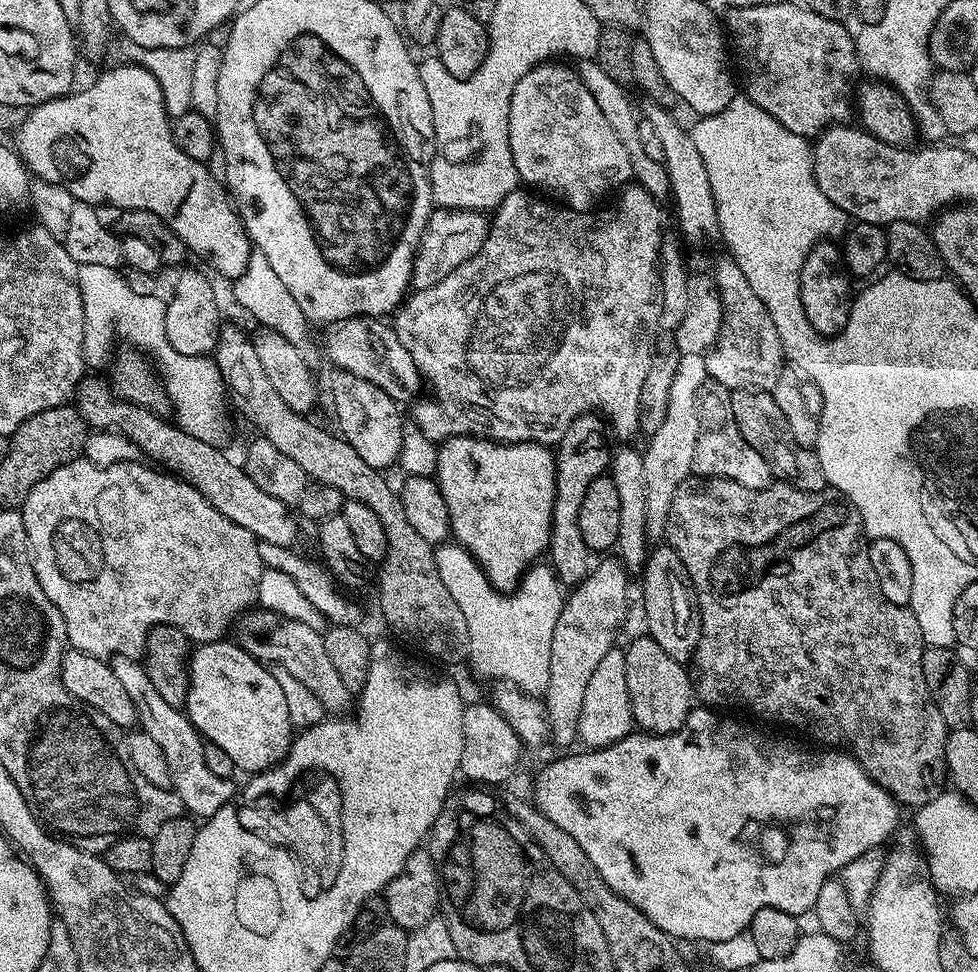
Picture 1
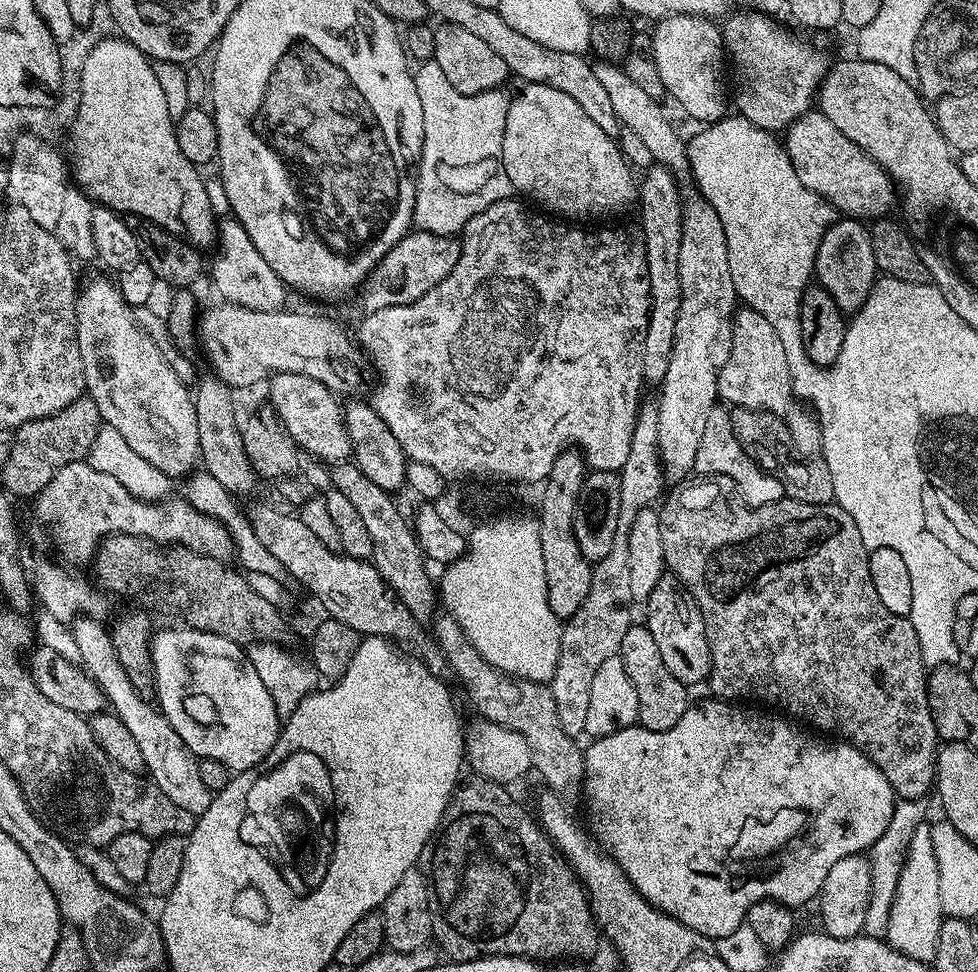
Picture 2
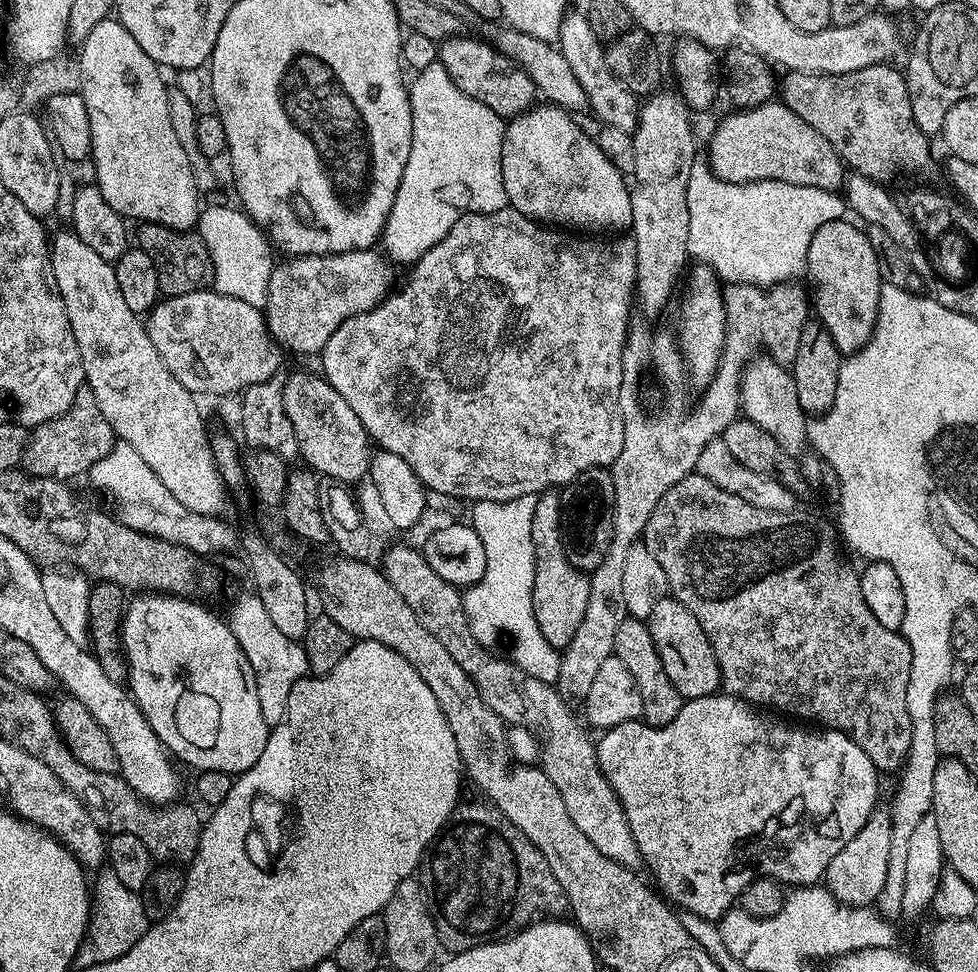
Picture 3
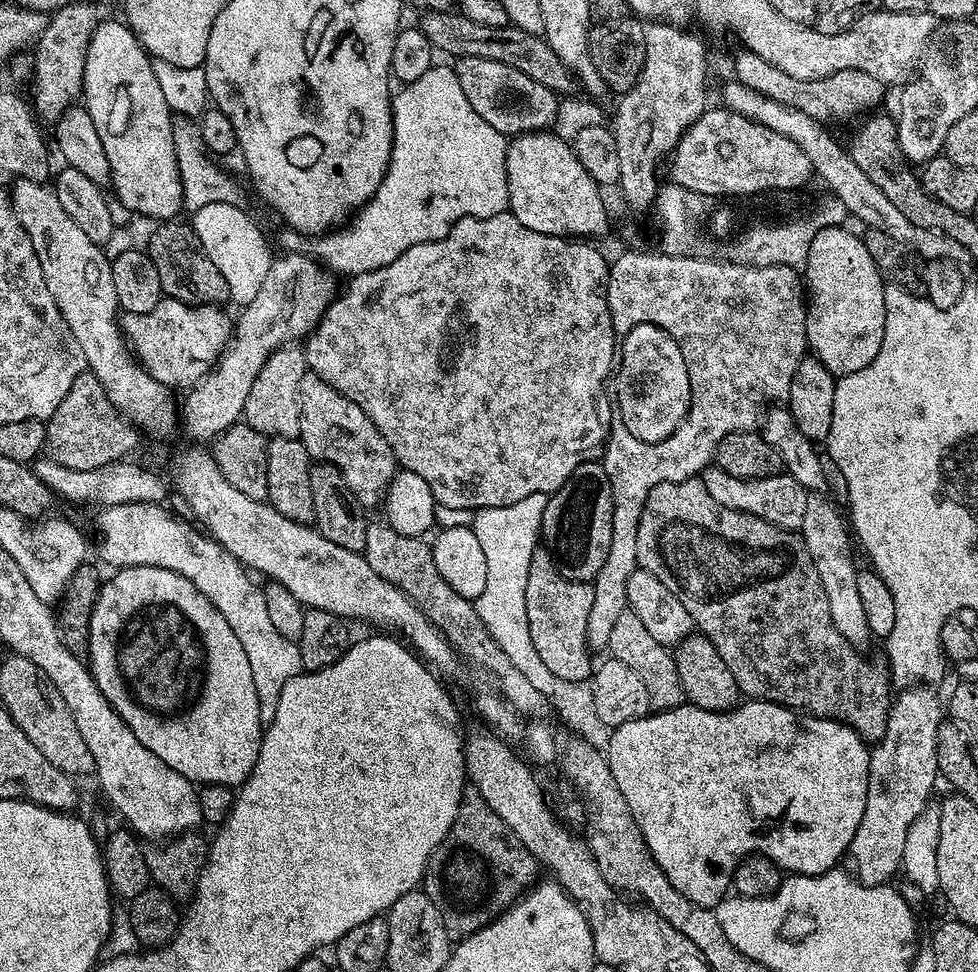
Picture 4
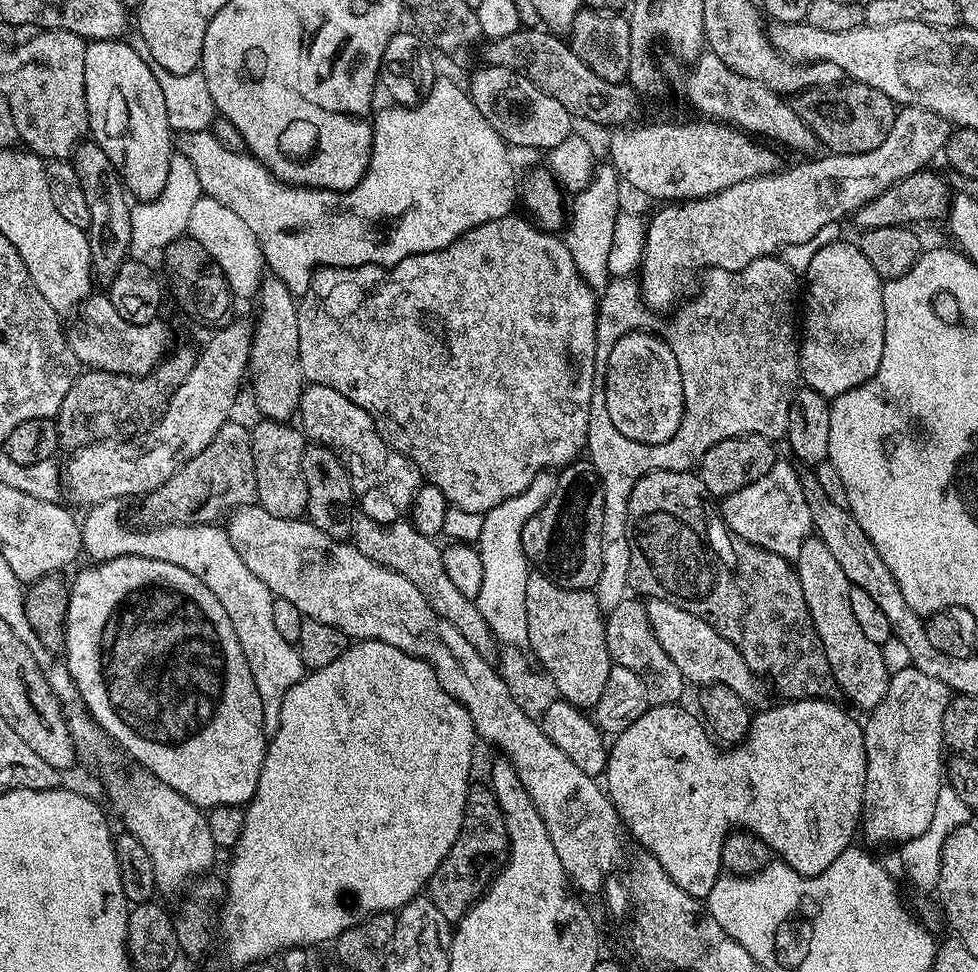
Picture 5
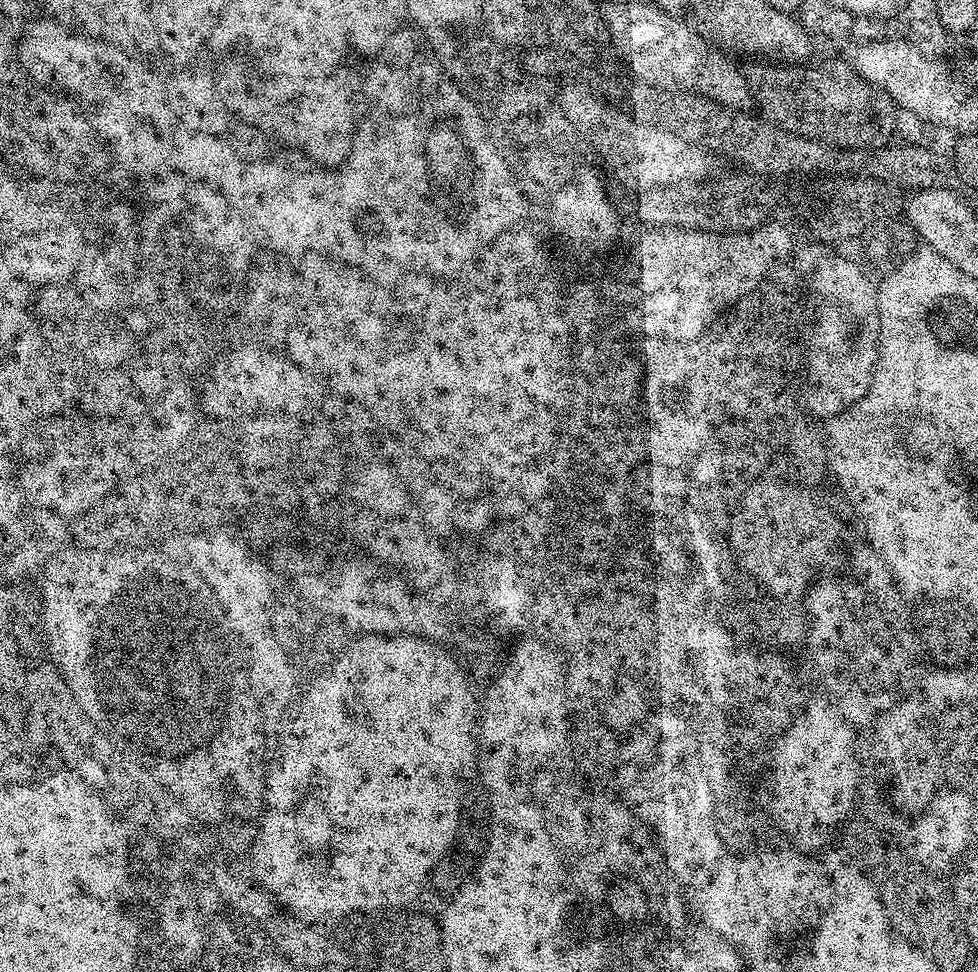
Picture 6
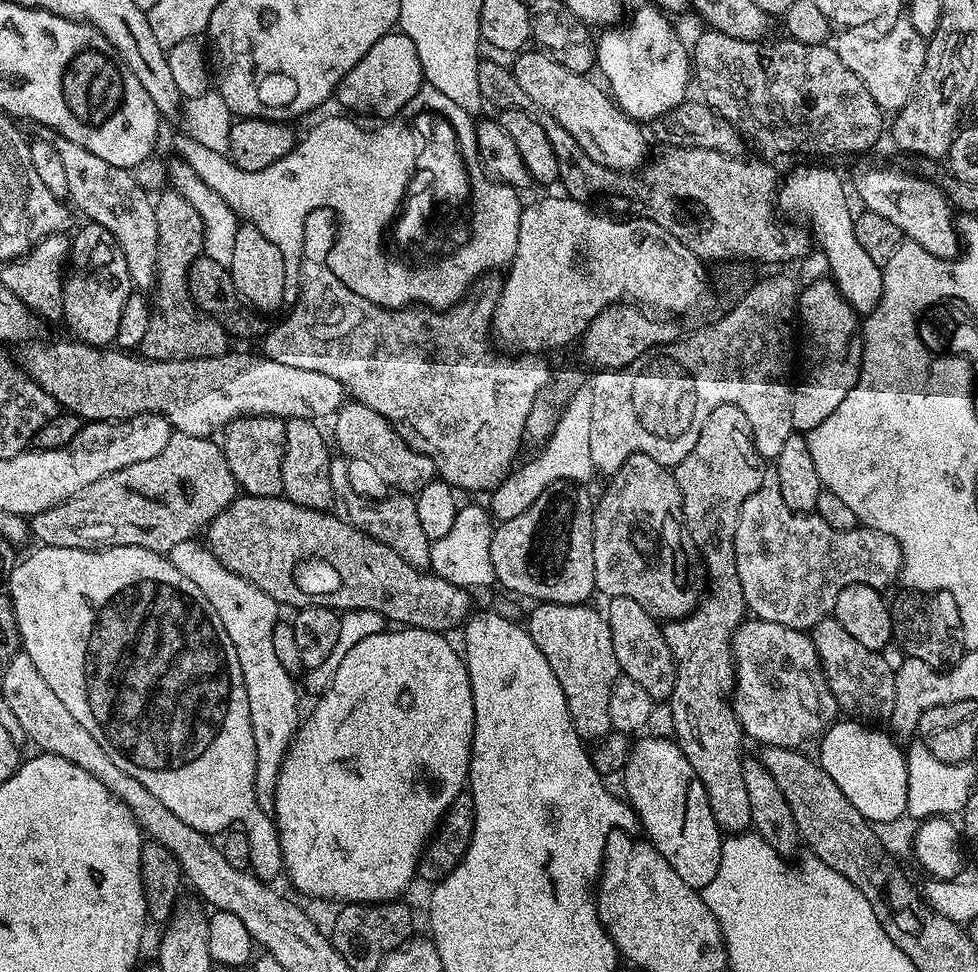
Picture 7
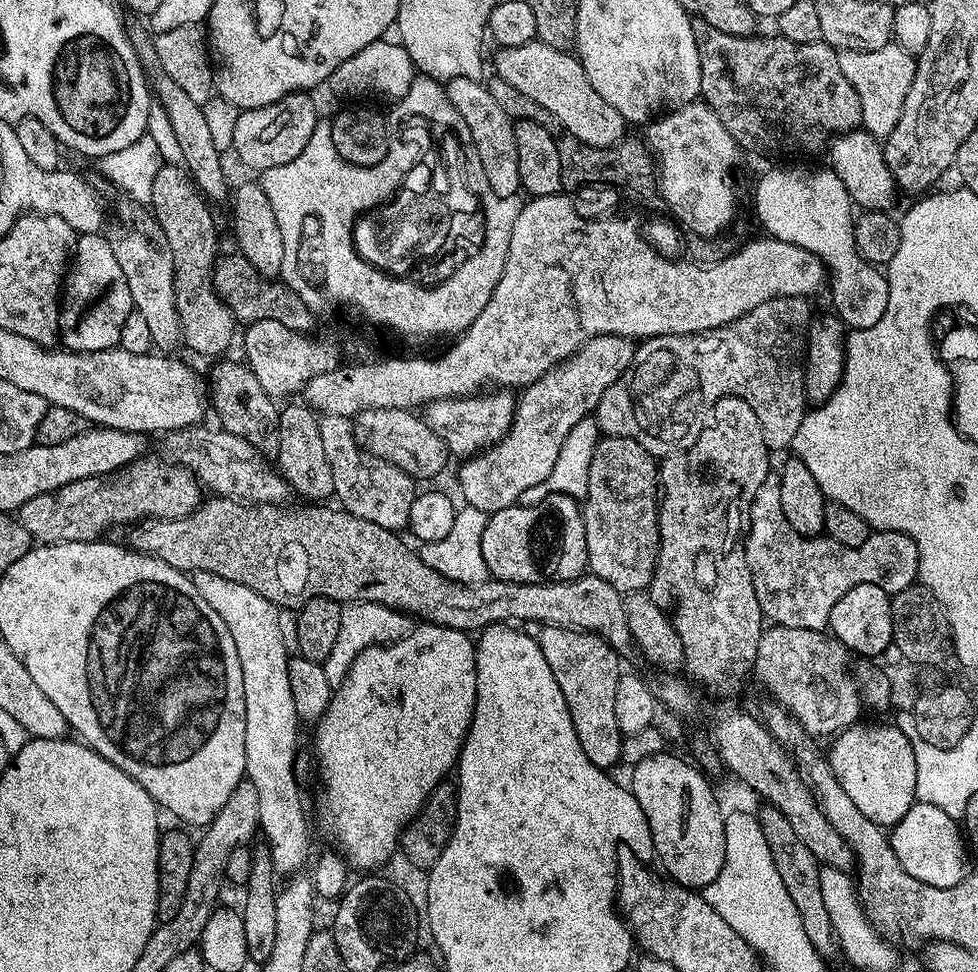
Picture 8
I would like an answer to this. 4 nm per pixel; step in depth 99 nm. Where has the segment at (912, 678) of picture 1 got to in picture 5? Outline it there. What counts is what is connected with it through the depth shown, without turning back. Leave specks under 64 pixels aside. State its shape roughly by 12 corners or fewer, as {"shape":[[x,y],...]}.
{"shape":[[699,475],[628,507],[629,589],[705,620],[785,701],[838,687],[795,567]]}

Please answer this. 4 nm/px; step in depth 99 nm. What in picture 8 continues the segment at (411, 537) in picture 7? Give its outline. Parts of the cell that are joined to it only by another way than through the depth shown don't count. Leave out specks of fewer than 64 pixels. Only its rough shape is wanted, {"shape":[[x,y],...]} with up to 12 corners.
{"shape":[[321,415],[339,507],[403,533],[417,481]]}

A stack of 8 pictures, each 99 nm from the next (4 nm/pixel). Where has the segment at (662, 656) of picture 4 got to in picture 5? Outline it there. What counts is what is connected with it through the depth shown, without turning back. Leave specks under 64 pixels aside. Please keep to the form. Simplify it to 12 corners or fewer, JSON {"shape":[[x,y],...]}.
{"shape":[[625,598],[606,614],[612,662],[642,678],[649,705],[680,704],[685,678]]}

